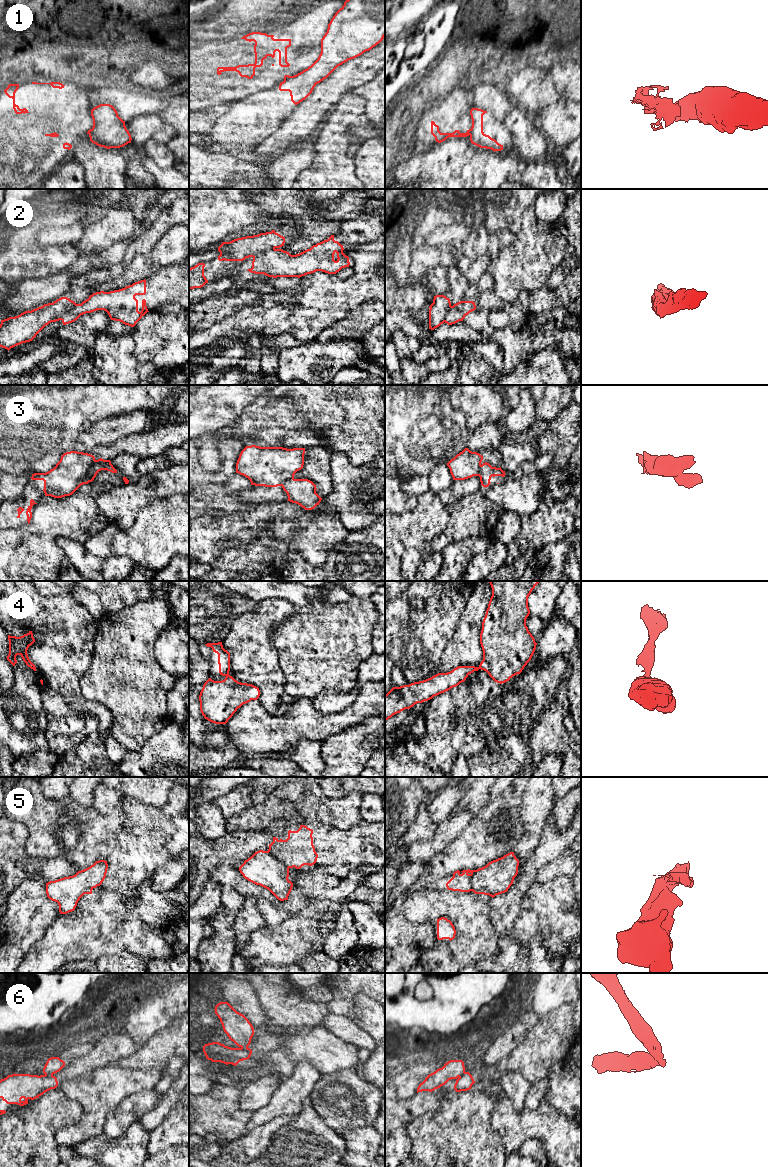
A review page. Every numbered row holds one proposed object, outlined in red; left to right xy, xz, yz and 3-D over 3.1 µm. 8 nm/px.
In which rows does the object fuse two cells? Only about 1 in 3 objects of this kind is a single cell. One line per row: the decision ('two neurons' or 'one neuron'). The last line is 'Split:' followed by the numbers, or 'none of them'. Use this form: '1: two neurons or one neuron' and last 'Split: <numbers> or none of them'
1: two neurons
2: two neurons
3: two neurons
4: two neurons
5: two neurons
6: two neurons
Split: 1, 2, 3, 4, 5, 6

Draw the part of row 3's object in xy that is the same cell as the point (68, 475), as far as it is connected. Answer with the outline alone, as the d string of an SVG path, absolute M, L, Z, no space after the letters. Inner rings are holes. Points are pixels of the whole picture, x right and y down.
M66 452L53 469L46 473L34 473L31 479L44 481L45 496L70 496L85 484L84 478L95 461L95 457L88 453Z

